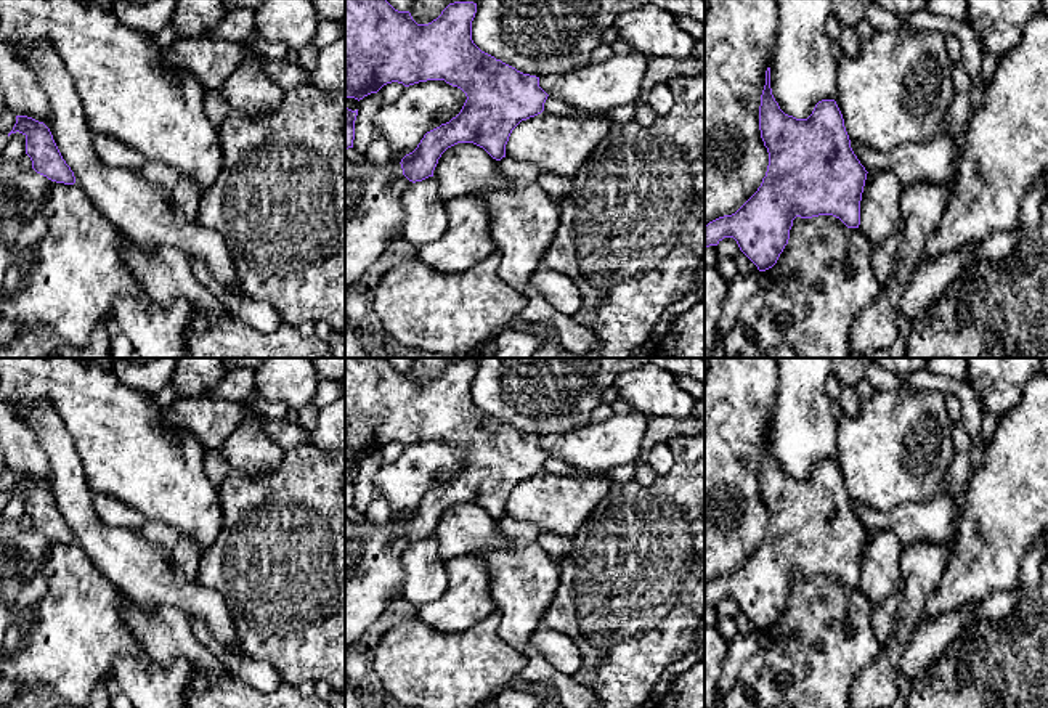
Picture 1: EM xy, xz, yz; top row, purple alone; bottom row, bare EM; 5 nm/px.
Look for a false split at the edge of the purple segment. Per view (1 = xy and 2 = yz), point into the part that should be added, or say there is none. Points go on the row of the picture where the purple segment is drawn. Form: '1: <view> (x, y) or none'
1: none
2: none

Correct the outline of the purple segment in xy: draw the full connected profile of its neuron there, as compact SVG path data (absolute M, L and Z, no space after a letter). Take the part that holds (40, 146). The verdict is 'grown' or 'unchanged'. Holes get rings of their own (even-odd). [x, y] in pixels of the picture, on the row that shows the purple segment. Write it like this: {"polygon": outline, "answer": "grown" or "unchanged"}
{"polygon": "M16 116L16 124L8 136L16 132L26 136L26 154L37 173L56 183L75 183L74 172L63 159L50 128L43 122L27 116Z", "answer": "unchanged"}

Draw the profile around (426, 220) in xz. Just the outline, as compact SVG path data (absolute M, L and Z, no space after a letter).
M435 177L411 183L401 196L401 209L403 239L417 249L445 234L448 217Z

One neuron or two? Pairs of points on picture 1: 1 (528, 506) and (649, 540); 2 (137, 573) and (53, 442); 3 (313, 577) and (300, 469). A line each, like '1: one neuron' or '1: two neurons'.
1: two neurons
2: one neuron
3: one neuron

